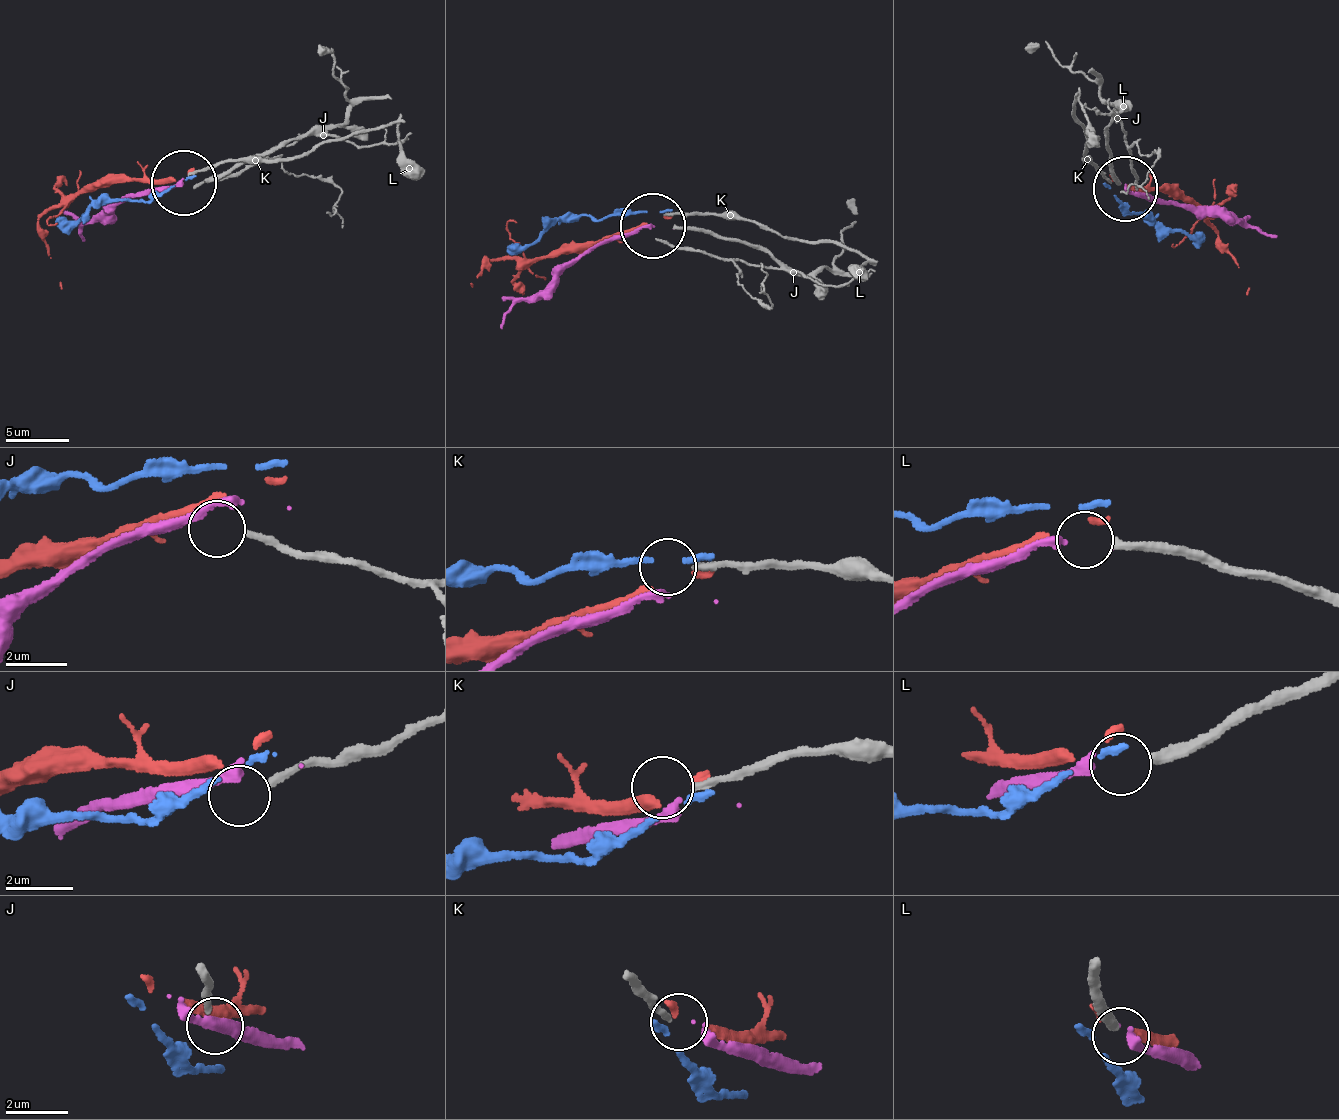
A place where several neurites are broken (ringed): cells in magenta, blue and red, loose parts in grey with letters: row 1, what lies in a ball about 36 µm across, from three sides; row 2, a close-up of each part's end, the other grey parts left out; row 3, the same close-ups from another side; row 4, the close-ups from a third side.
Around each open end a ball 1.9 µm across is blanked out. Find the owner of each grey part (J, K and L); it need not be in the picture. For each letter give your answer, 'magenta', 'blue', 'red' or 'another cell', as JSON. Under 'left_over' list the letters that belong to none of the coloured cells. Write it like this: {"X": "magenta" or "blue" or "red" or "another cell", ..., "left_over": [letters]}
{"J": "another cell", "K": "another cell", "L": "magenta", "left_over": ["J", "K"]}

